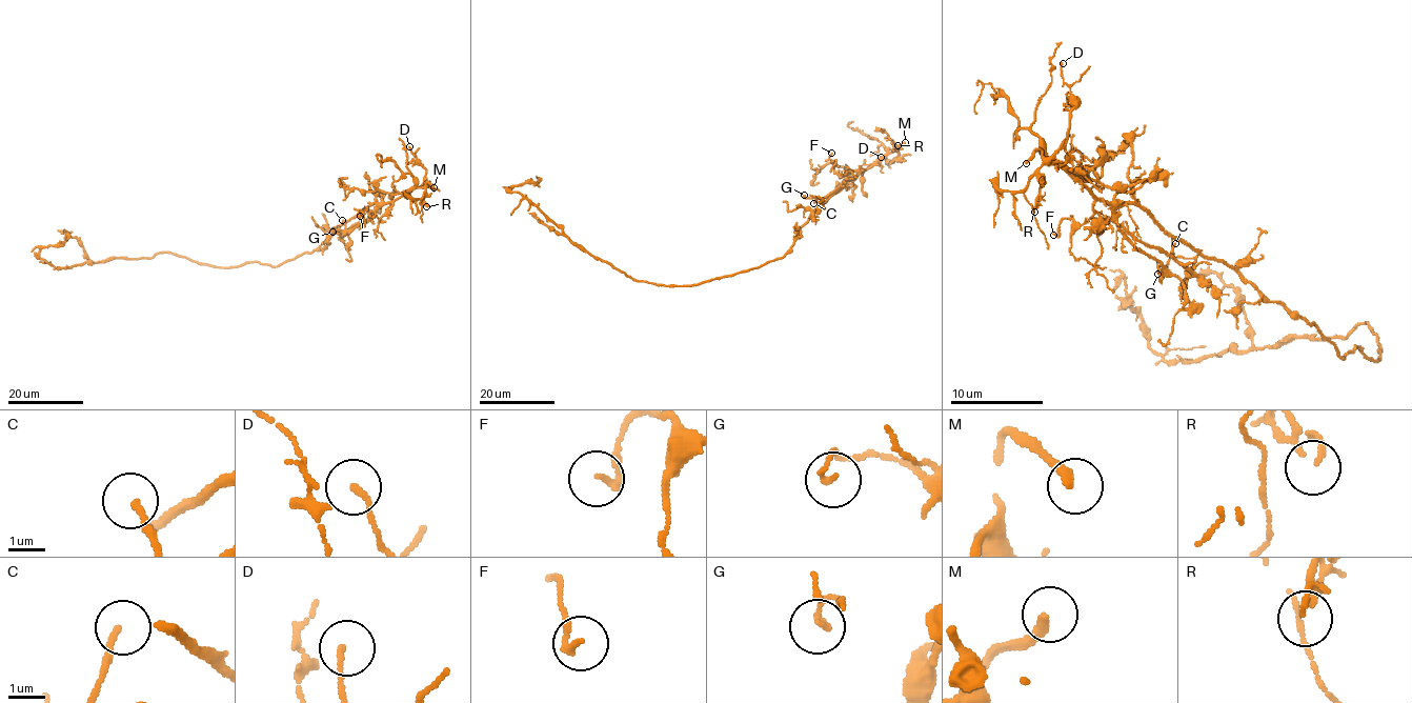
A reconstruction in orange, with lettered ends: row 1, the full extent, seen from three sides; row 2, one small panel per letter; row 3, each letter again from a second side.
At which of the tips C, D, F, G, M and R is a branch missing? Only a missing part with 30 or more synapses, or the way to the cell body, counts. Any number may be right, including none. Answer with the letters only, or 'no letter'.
M

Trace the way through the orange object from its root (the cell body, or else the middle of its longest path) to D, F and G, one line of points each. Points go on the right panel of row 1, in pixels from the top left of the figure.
D: (1356, 347), (1342, 357), (1312, 324), (1175, 239), (1144, 208), (1106, 204), (1051, 165), (1076, 105), (1063, 63)
F: (1356, 347), (1342, 357), (1312, 324), (1134, 204), (1121, 204), (1109, 220), (1078, 225), (1065, 218), (1053, 235)
G: (1356, 347), (1342, 357), (1233, 269), (1121, 204), (1115, 225), (1164, 269), (1157, 274)

